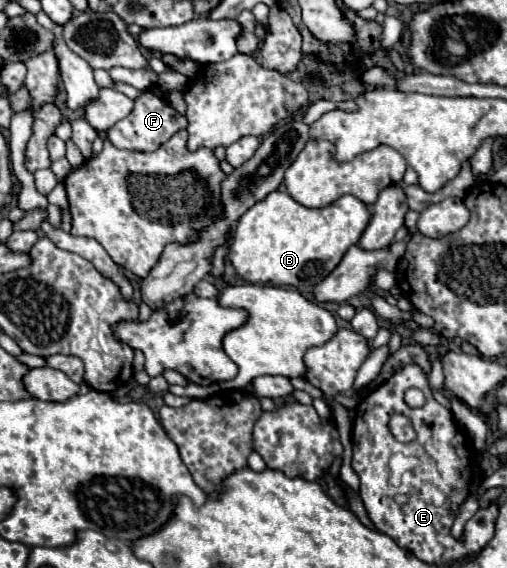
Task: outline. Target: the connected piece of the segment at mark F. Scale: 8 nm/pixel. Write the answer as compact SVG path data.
M153 89L143 91L143 95L139 99L135 99L135 107L133 113L125 119L121 119L117 125L113 125L113 129L107 131L107 139L119 147L119 149L129 149L129 151L155 151L157 147L161 147L173 133L177 133L179 129L185 129L187 121L183 115L179 115L175 109L169 107L169 103L163 101L163 97L159 97Z

